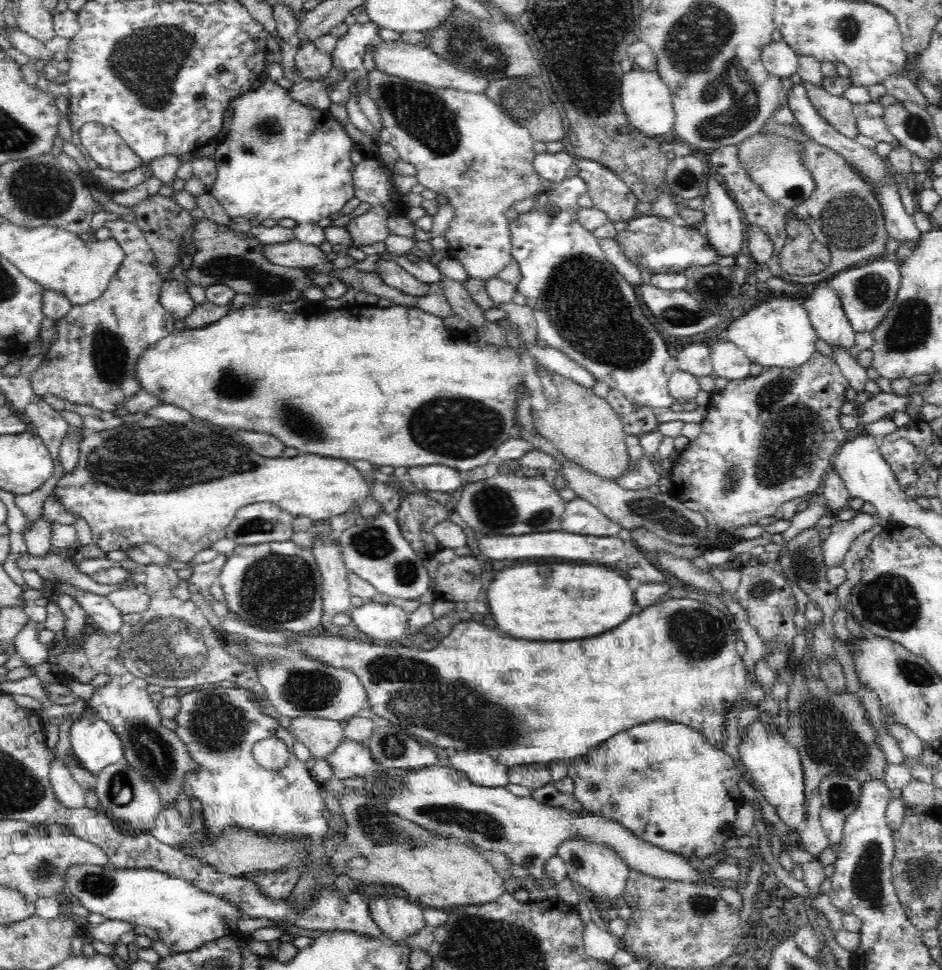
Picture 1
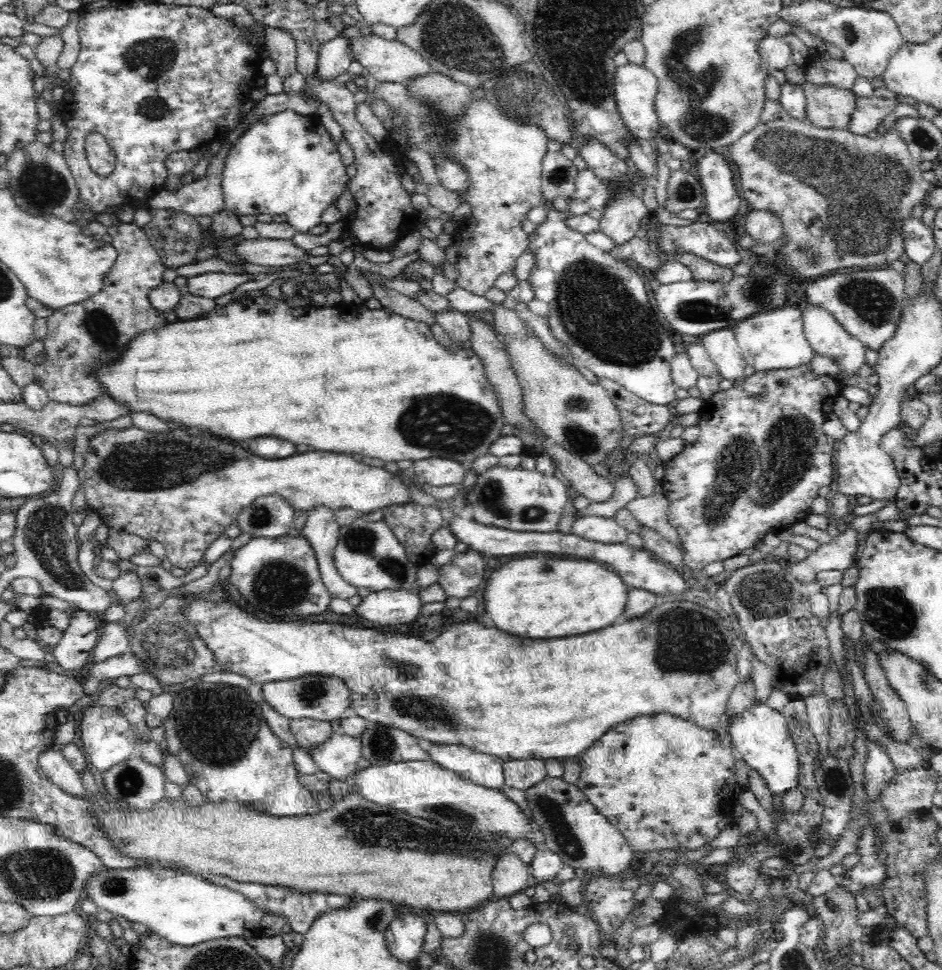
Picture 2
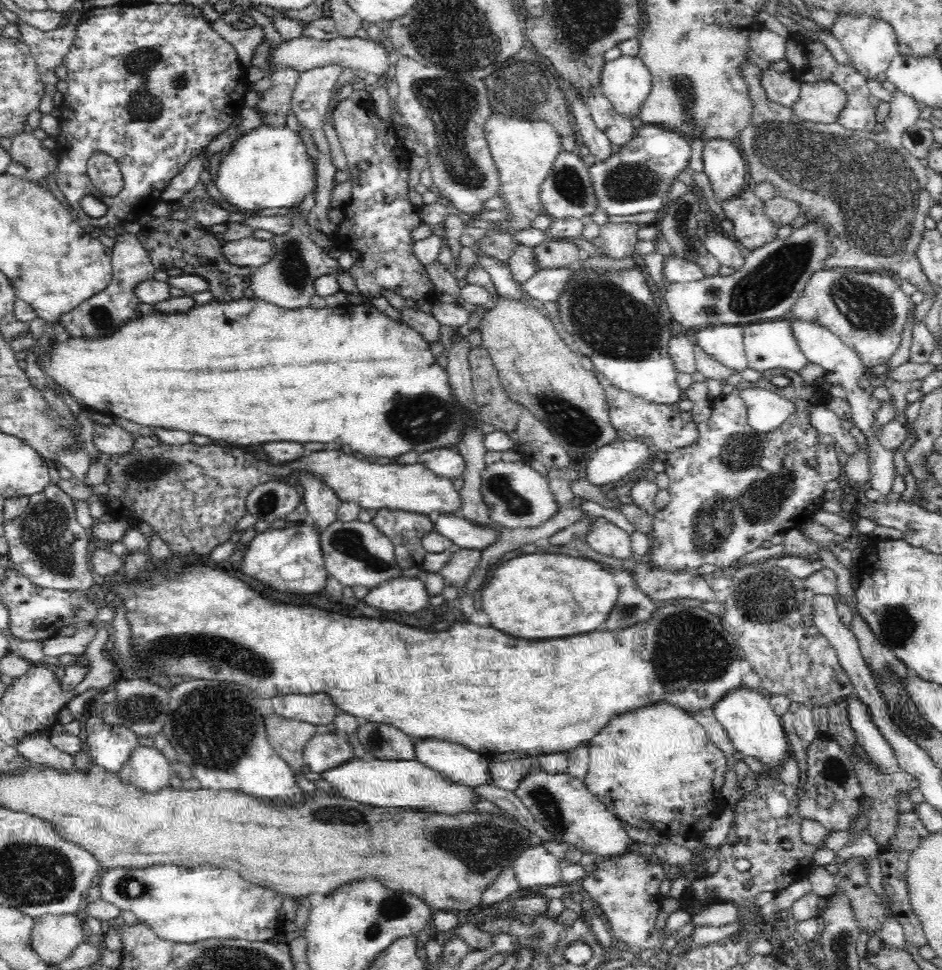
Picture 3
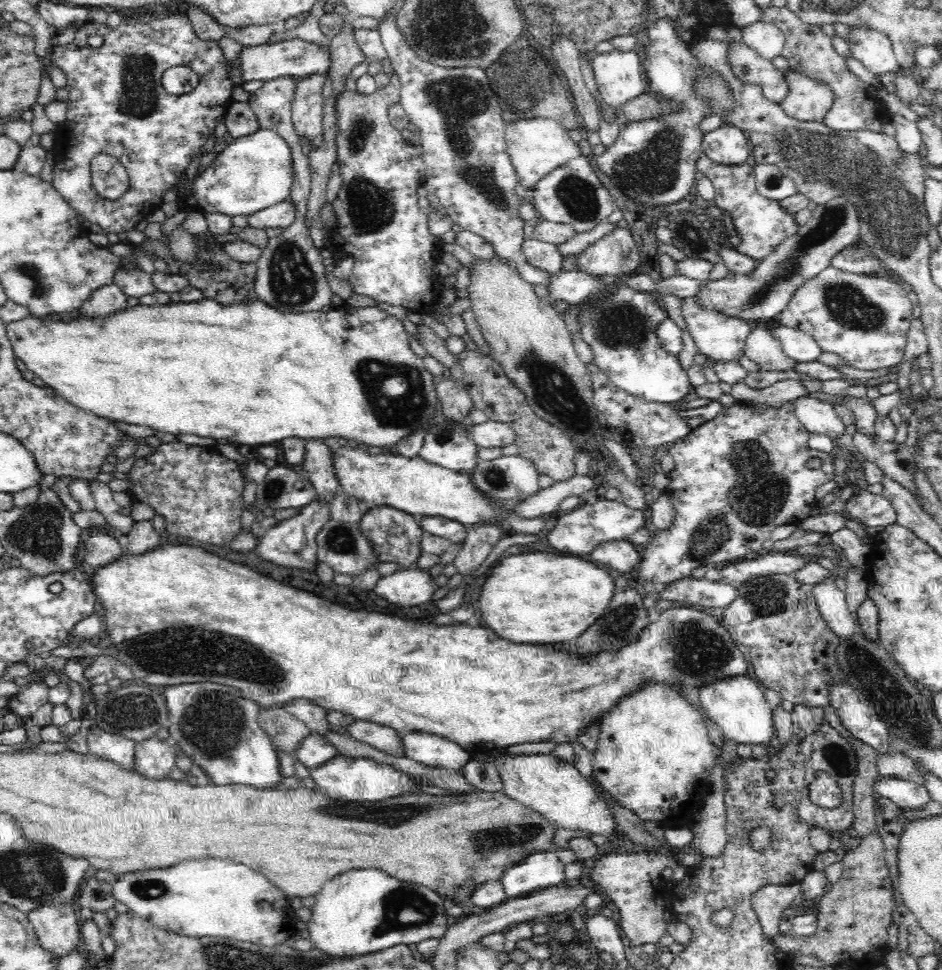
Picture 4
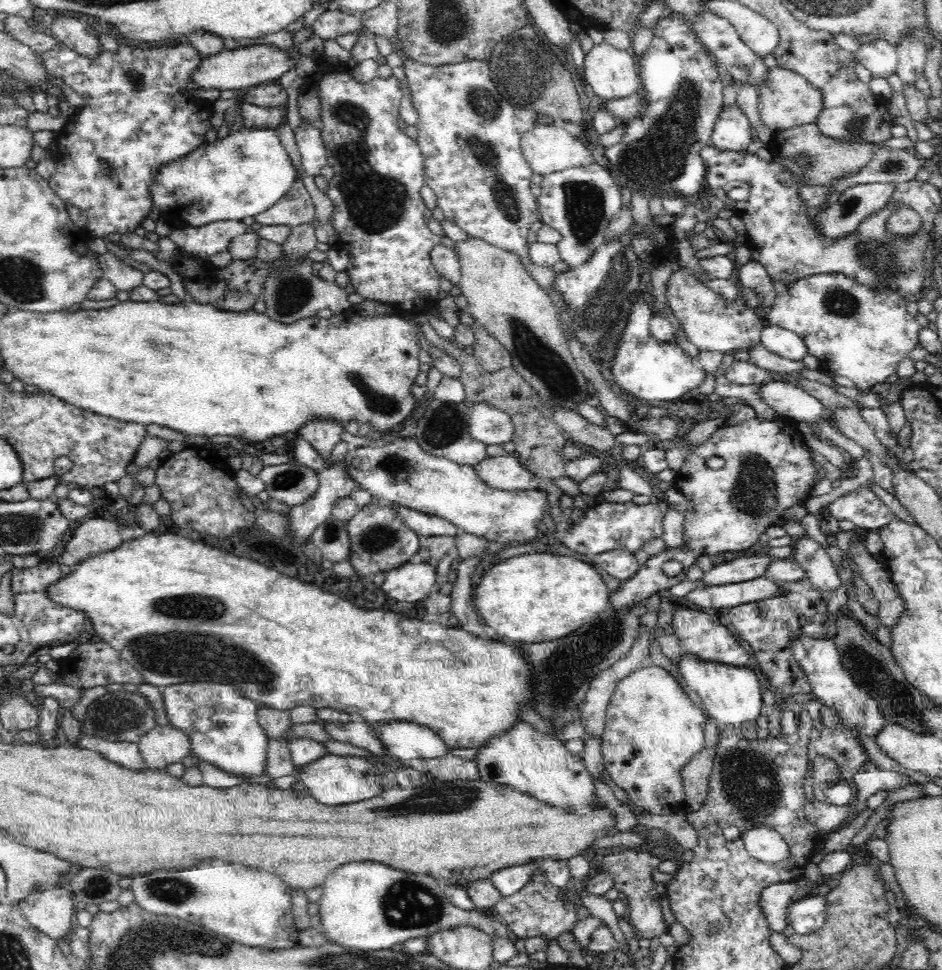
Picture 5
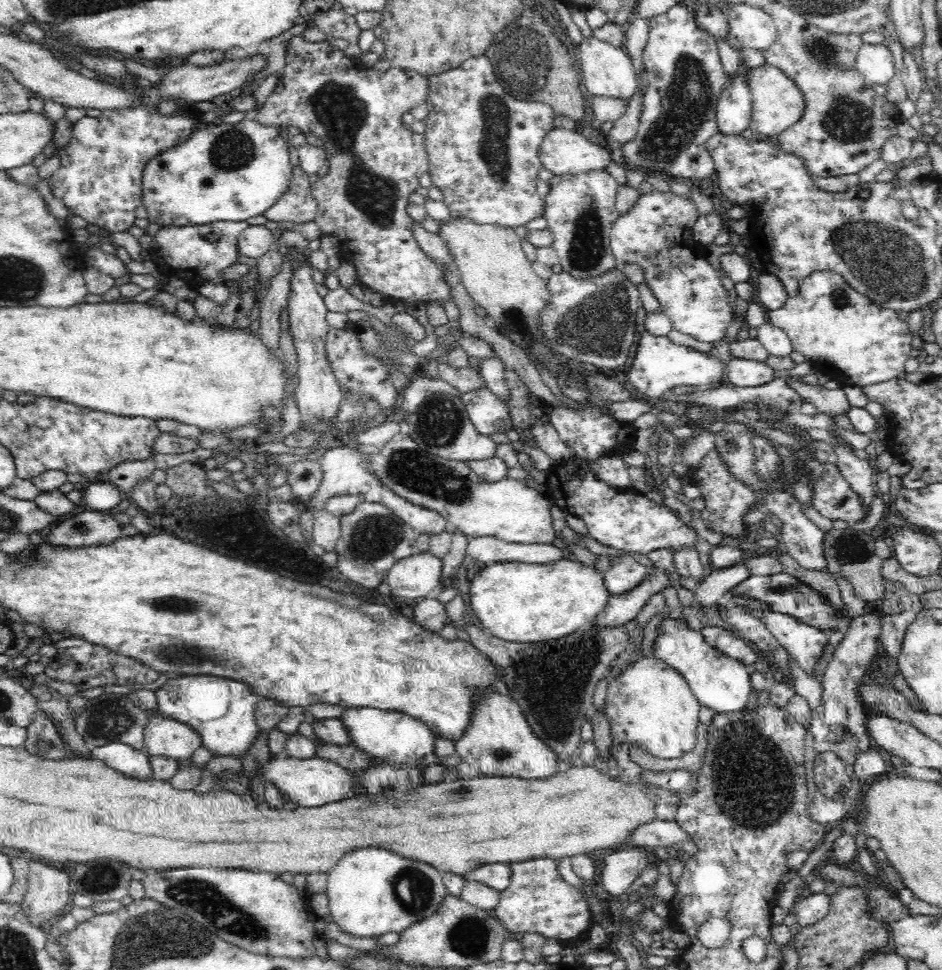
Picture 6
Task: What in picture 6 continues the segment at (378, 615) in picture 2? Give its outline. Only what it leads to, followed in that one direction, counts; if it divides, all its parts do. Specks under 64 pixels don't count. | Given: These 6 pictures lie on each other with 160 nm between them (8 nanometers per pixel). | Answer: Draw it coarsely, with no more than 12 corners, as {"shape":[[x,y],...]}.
{"shape":[[413,554],[396,561],[382,581],[394,596],[436,593],[442,559]]}

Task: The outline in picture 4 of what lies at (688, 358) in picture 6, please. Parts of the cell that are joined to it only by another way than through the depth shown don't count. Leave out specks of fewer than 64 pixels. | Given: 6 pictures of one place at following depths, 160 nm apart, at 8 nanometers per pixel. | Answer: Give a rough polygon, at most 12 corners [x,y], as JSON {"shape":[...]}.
{"shape":[[616,284],[580,310],[593,362],[622,390],[672,404],[693,384],[662,349],[652,293]]}

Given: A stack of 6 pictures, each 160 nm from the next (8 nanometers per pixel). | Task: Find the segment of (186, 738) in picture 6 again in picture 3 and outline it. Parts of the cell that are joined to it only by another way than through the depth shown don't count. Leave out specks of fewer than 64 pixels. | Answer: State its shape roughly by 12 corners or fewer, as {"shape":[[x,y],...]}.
{"shape":[[138,746],[116,774],[151,794],[169,786],[171,764]]}

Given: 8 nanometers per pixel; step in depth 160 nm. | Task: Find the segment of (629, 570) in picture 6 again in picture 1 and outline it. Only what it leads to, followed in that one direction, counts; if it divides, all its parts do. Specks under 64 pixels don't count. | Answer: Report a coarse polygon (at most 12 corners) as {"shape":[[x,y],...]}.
{"shape":[[578,496],[566,502],[561,530],[614,537],[622,527]]}

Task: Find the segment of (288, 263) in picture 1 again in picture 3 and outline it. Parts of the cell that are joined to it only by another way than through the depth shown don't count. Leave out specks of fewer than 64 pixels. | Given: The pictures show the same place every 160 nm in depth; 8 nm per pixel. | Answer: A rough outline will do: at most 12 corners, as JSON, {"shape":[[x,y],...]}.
{"shape":[[250,236],[224,242],[233,265],[256,270],[274,258],[269,240]]}

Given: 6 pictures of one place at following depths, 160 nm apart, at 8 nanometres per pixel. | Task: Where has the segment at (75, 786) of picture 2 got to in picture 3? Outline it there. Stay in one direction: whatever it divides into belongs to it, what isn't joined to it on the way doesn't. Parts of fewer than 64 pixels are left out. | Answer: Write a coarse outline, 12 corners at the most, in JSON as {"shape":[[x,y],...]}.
{"shape":[[49,734],[22,738],[16,751],[36,766],[70,772],[74,756]]}

